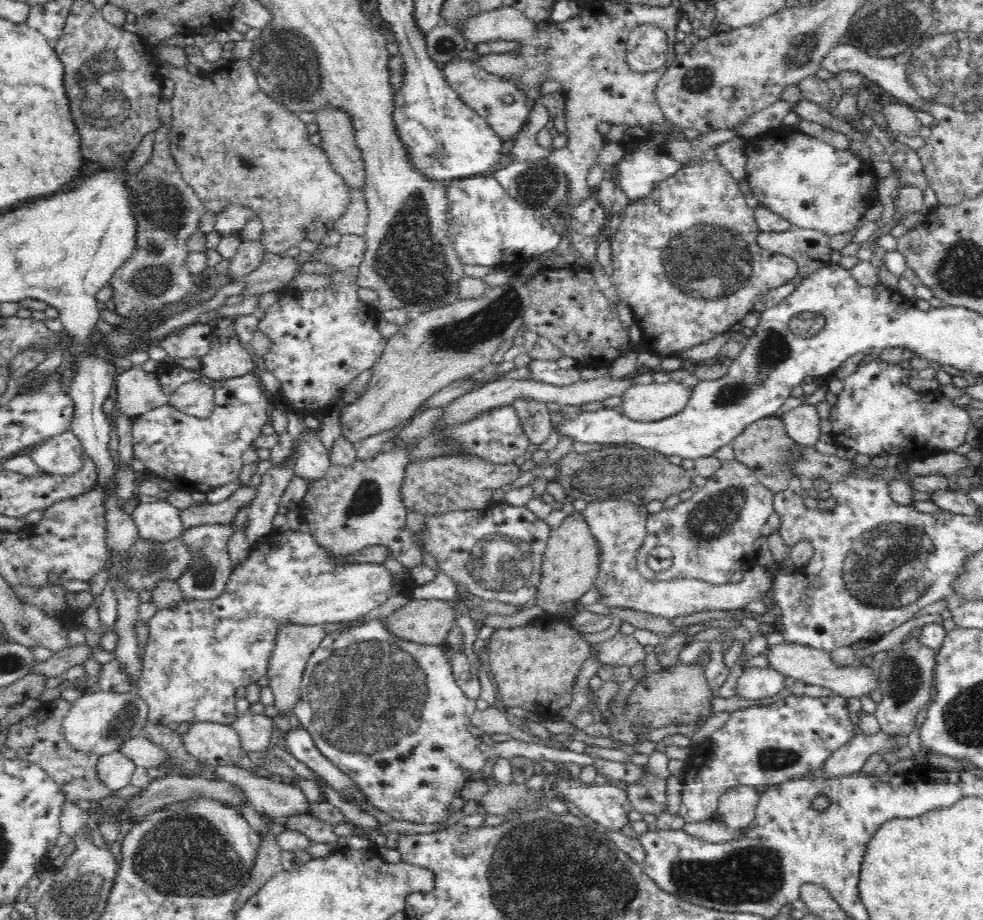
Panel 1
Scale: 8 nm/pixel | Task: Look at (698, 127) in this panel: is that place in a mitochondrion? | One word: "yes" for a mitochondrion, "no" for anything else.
no

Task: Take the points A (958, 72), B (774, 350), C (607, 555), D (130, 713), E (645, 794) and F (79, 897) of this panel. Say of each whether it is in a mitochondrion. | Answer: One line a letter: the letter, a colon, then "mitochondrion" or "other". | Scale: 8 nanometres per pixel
A: mitochondrion
B: mitochondrion
C: other
D: mitochondrion
E: mitochondrion
F: mitochondrion

